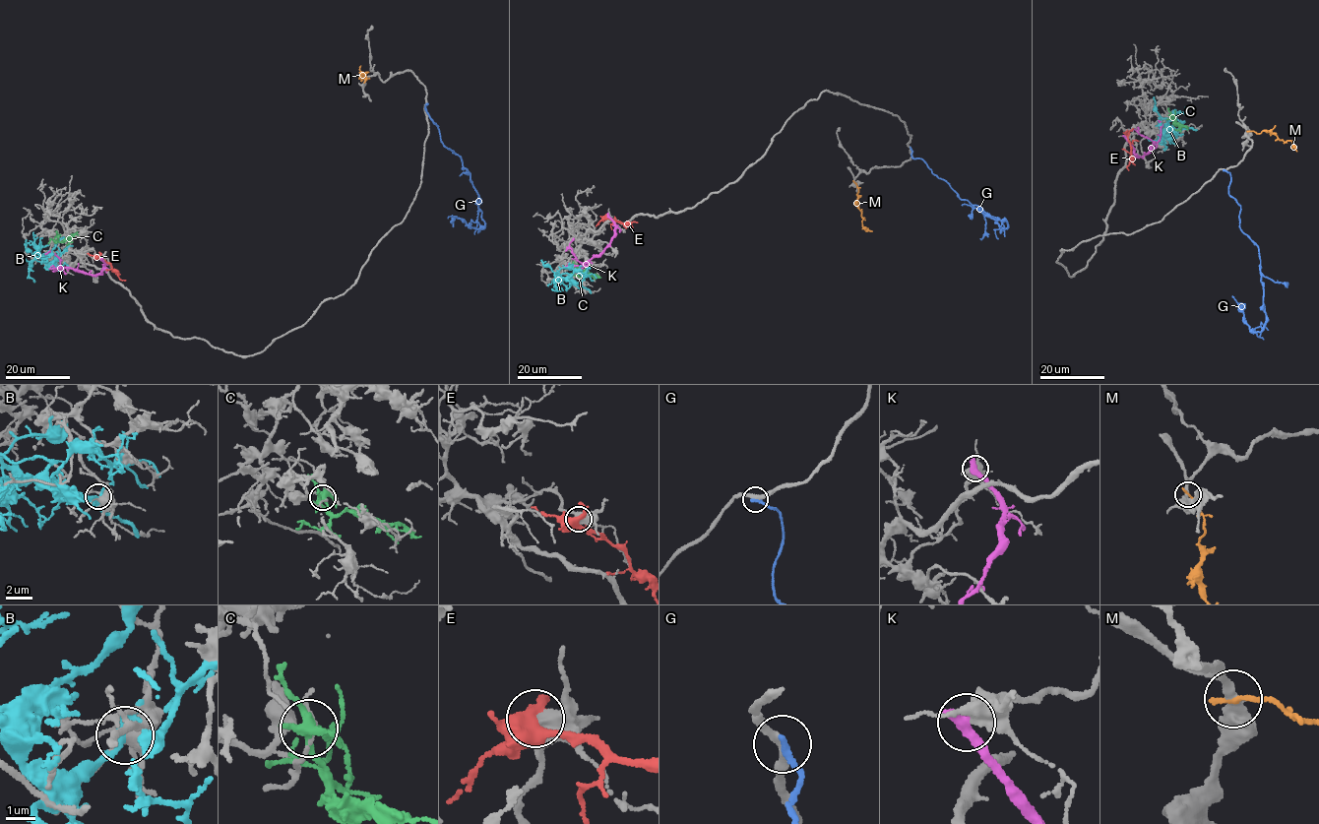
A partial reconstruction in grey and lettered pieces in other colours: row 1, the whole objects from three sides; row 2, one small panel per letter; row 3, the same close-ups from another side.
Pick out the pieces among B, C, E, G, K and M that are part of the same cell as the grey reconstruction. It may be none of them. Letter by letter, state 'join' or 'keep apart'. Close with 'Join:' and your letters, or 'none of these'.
B: keep apart
C: keep apart
E: keep apart
G: keep apart
K: keep apart
M: keep apart
Join: none of these

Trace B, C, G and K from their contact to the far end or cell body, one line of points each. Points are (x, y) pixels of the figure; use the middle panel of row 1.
B: (581, 283), (555, 276), (554, 283), (558, 278), (556, 270)
C: (576, 267), (581, 272), (600, 277)
G: (910, 148), (913, 158), (922, 159), (960, 199), (996, 218), (1001, 231), (999, 220), (974, 208), (972, 217)
K: (608, 216), (615, 231), (601, 252), (581, 263), (570, 246), (574, 238)

